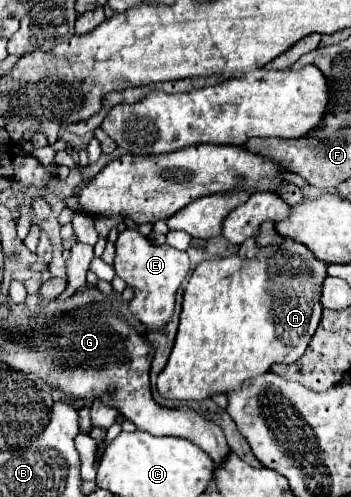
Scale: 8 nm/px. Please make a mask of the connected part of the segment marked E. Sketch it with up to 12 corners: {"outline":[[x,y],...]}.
{"outline":[[137,229],[115,241],[131,315],[163,329],[189,257]]}

